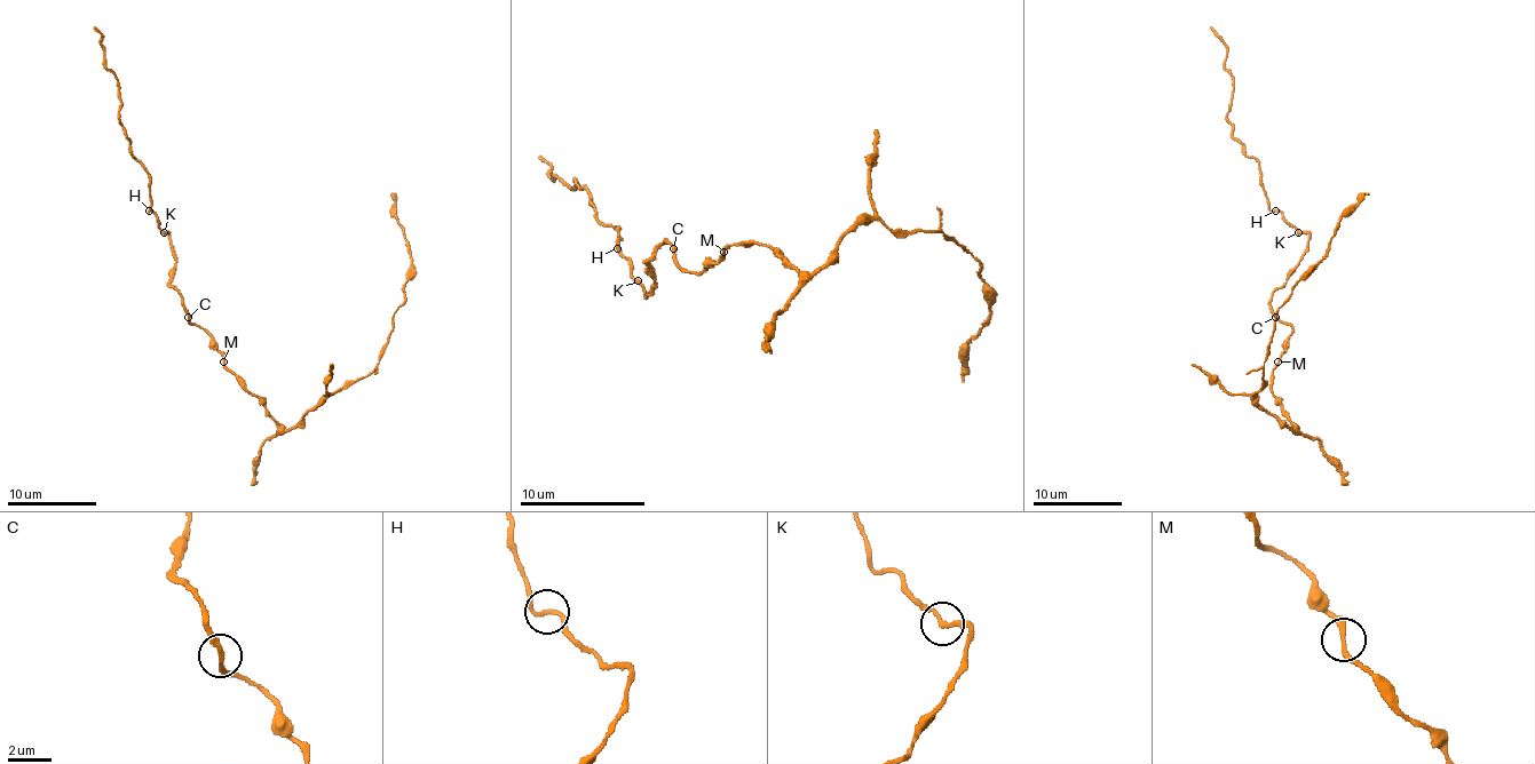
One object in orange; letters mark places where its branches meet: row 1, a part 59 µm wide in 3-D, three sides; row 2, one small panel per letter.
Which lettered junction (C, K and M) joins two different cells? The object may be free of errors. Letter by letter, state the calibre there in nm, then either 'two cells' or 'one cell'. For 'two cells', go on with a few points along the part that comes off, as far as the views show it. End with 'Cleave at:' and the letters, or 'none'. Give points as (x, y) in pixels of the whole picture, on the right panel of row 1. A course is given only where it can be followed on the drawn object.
C: 190 nm thick; one cell
K: 190 nm thick; one cell
M: 180 nm thick; one cell
Cleave at: none

